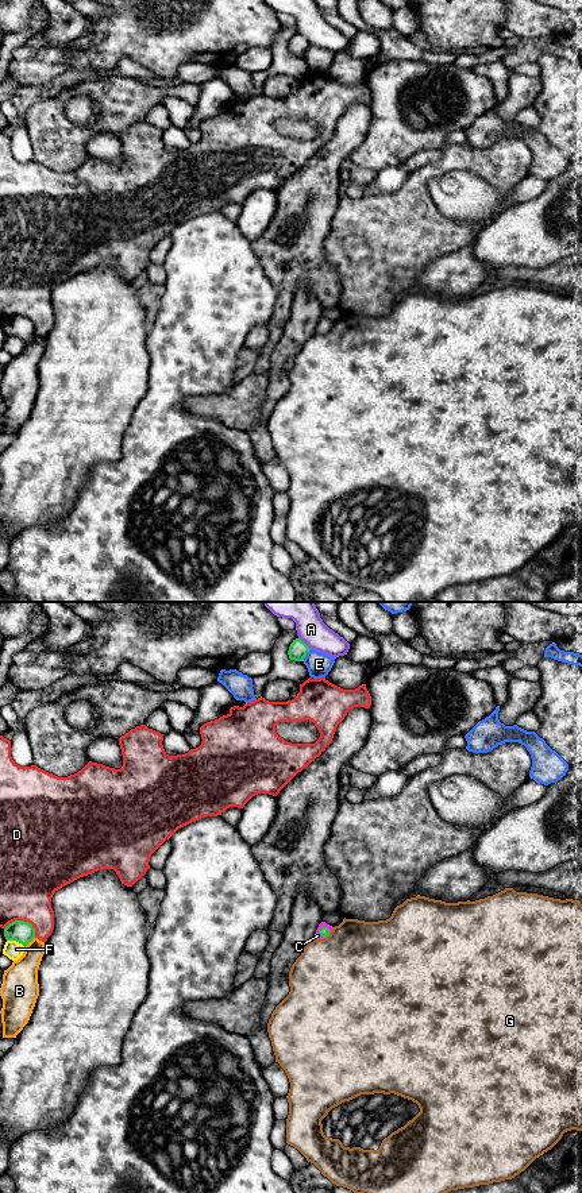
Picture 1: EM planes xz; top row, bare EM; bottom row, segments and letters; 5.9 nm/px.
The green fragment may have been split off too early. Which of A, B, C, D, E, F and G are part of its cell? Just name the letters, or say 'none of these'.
C

